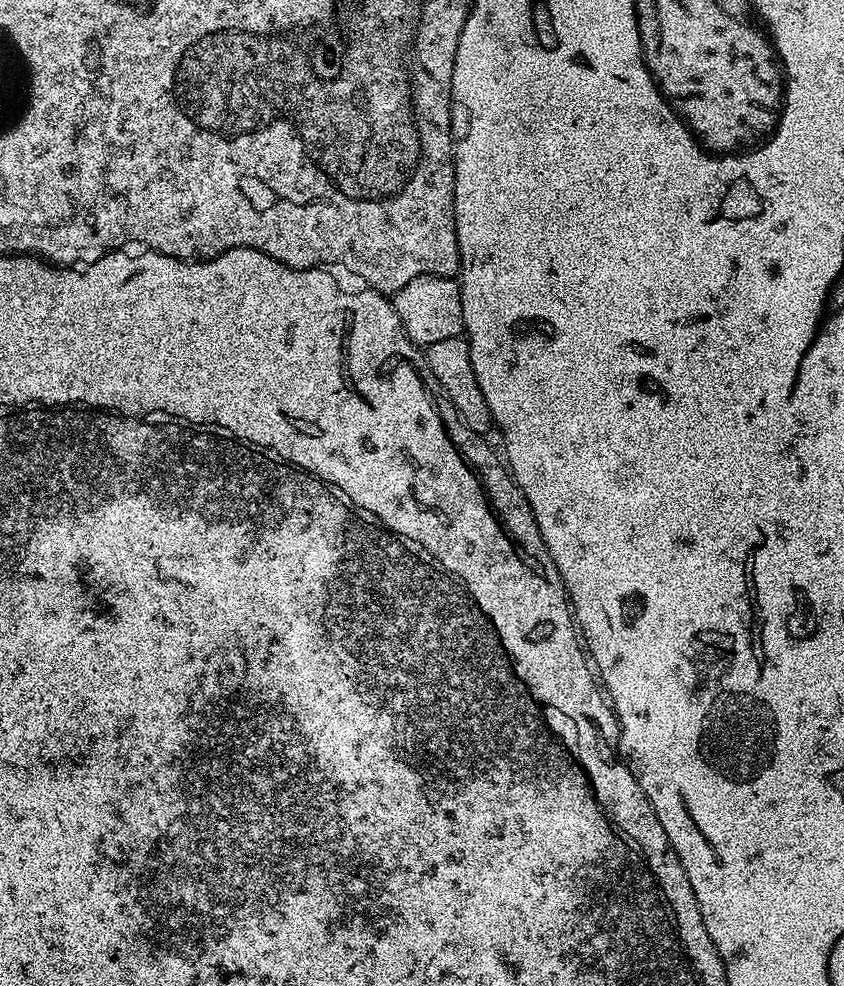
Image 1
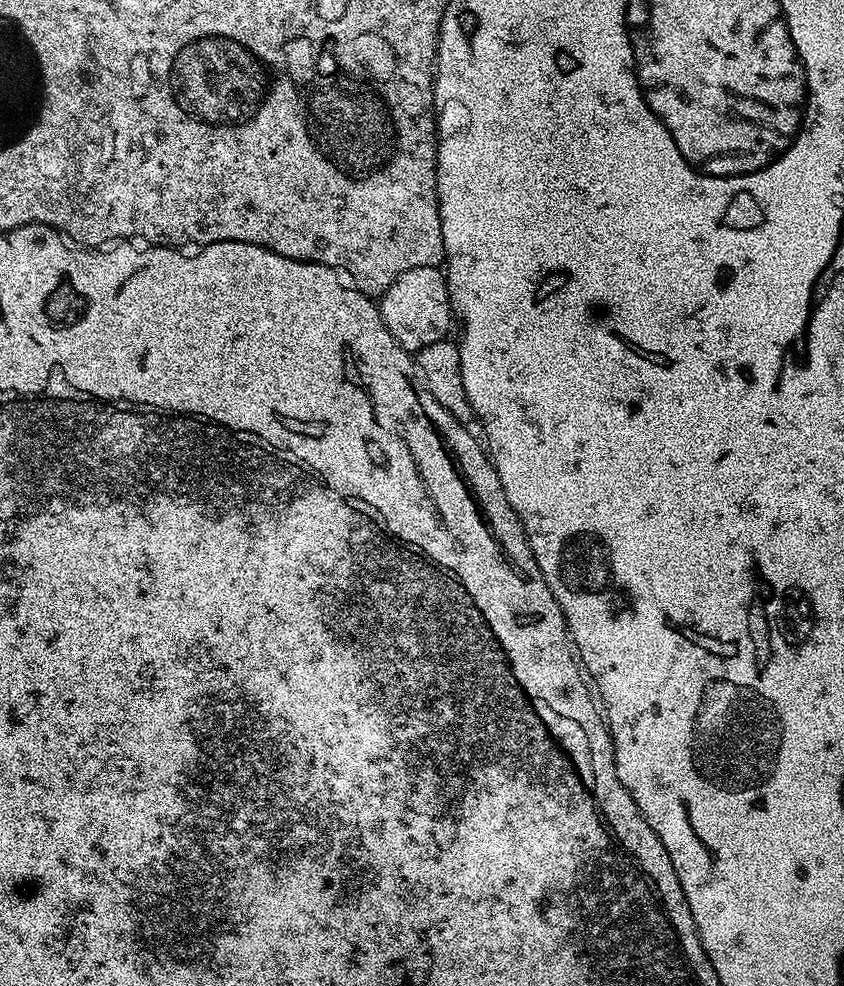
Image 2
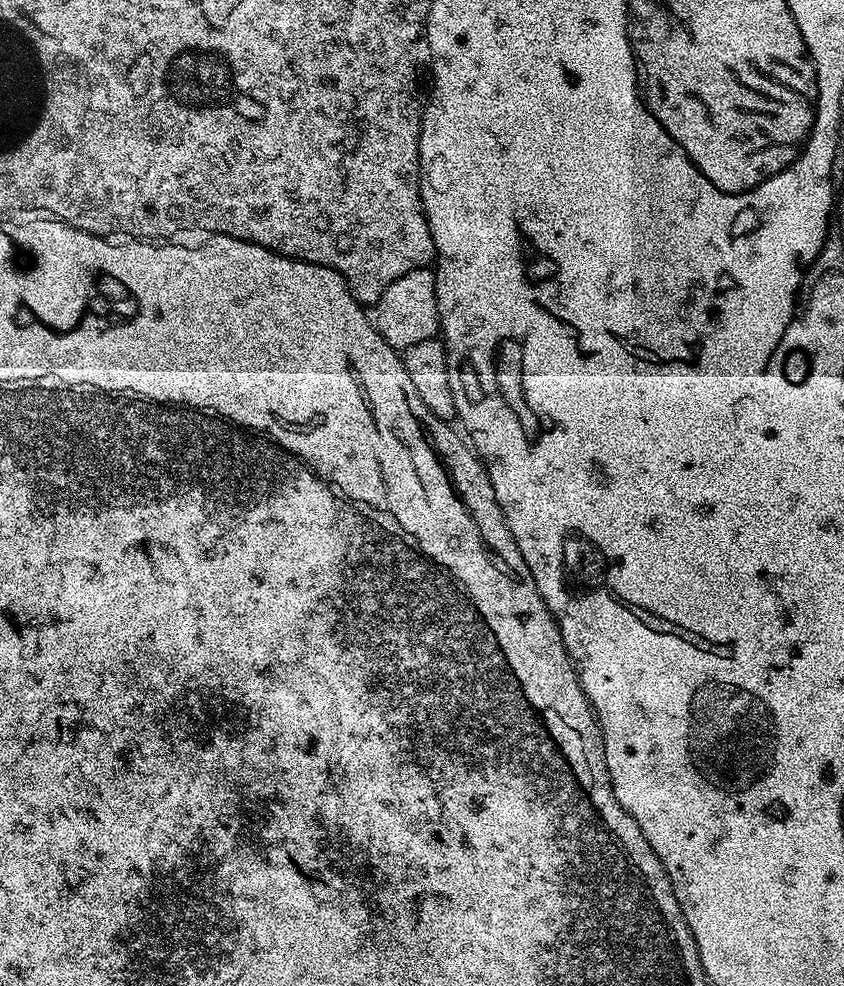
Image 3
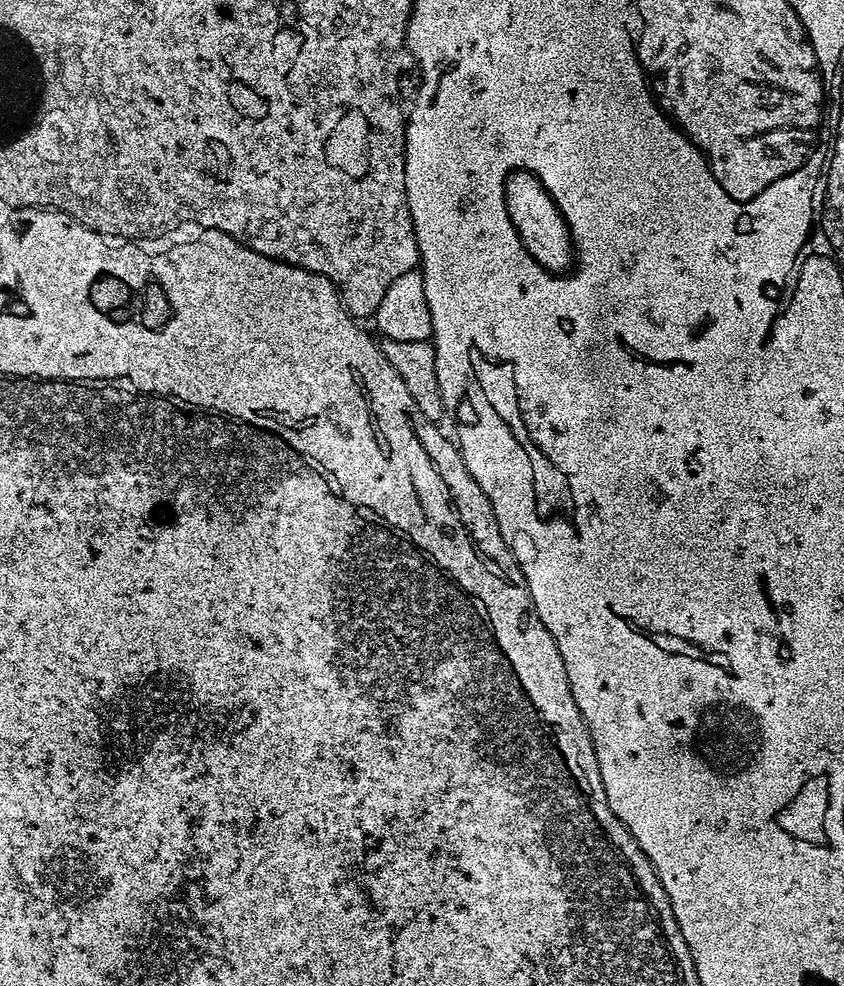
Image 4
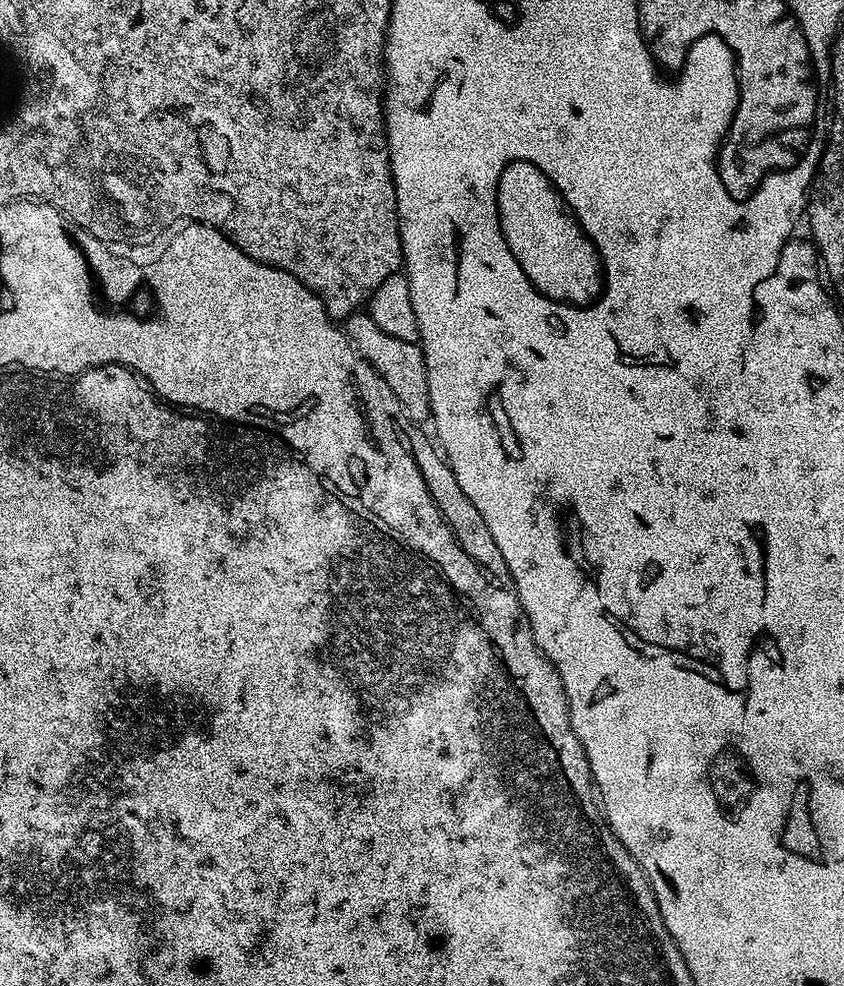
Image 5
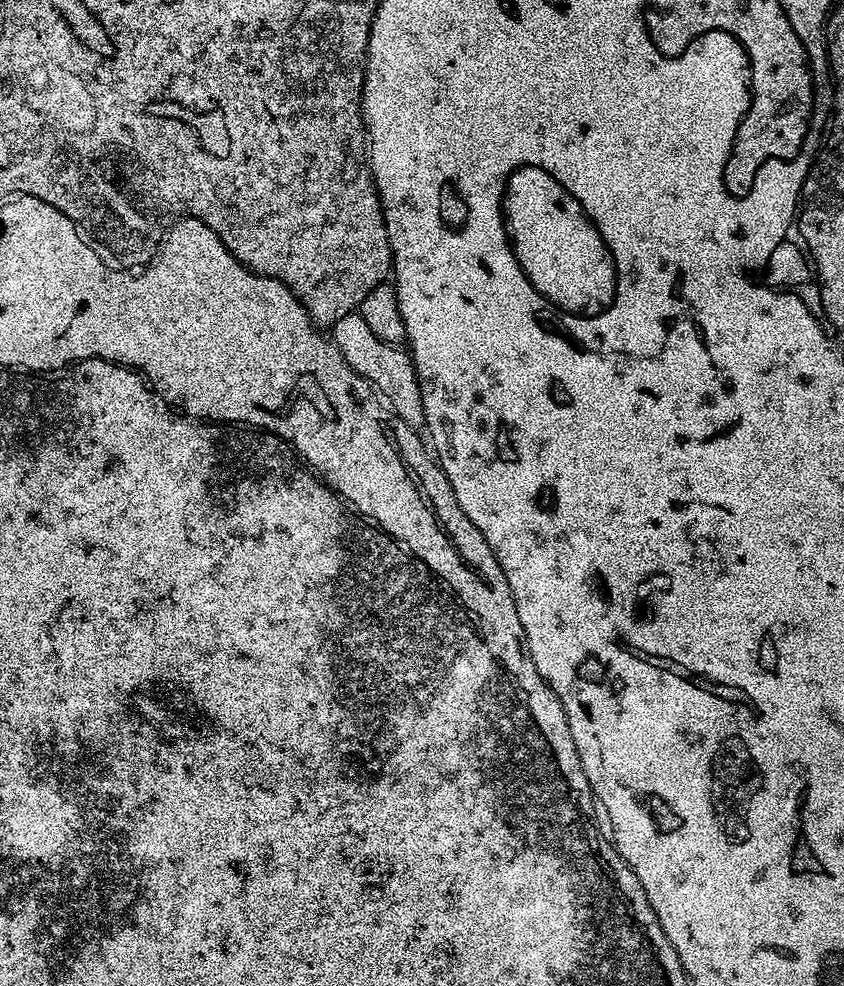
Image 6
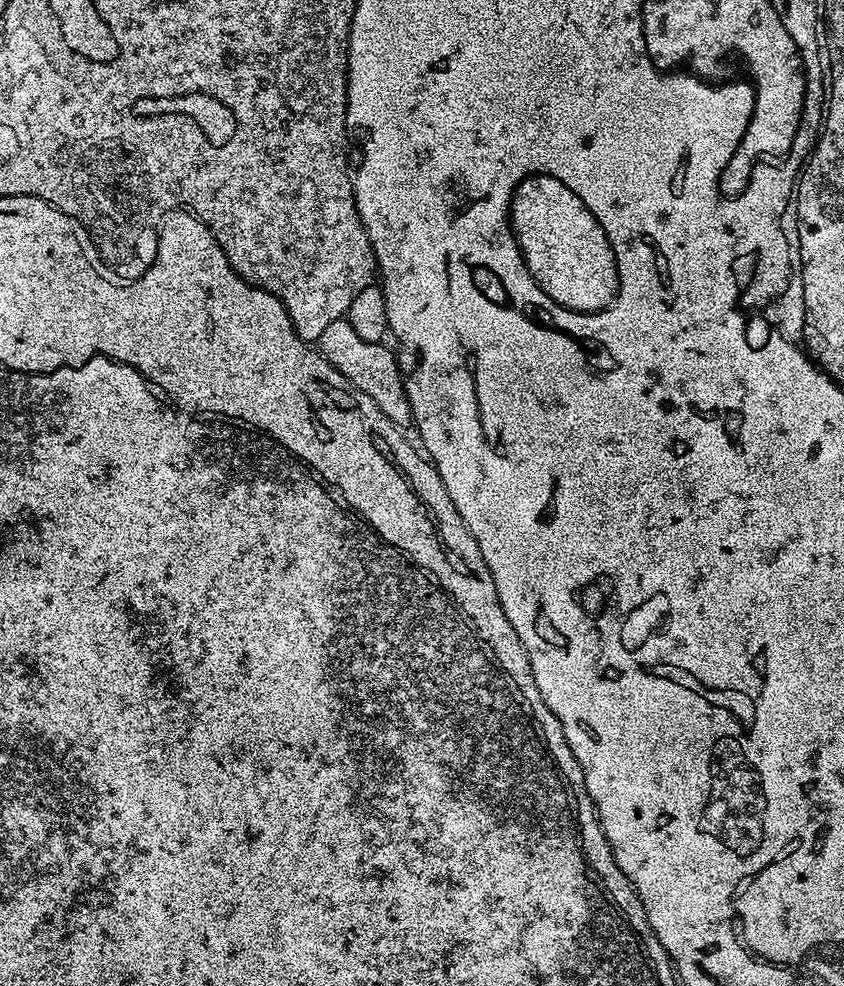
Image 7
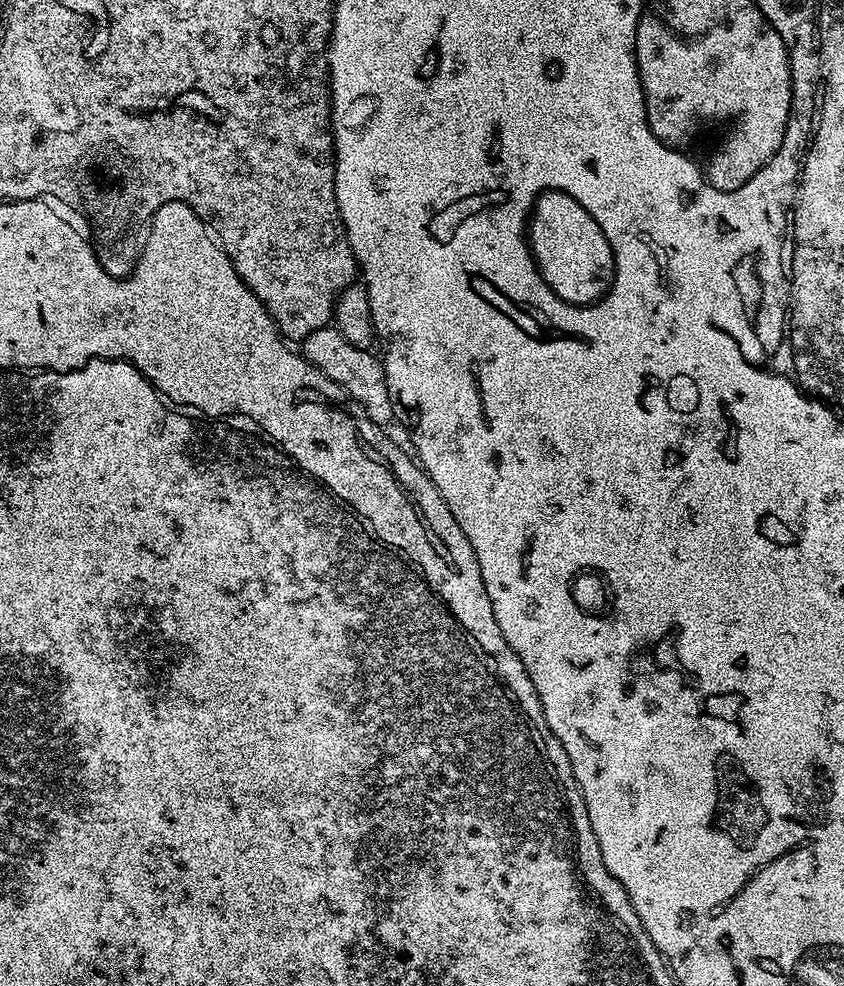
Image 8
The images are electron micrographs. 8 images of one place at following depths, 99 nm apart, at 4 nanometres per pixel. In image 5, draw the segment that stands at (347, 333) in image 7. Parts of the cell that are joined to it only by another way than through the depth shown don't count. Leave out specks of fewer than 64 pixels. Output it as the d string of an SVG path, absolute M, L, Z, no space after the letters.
M361 310L349 316L346 321L346 331L352 345L356 348L370 366L394 390L394 398L404 407L404 413L408 415L409 421L427 421L432 415L430 410L430 386L426 378L426 362L424 361L424 350L417 342L402 342L402 338L393 338L386 334L386 330L378 327L378 322L368 315L367 311Z

